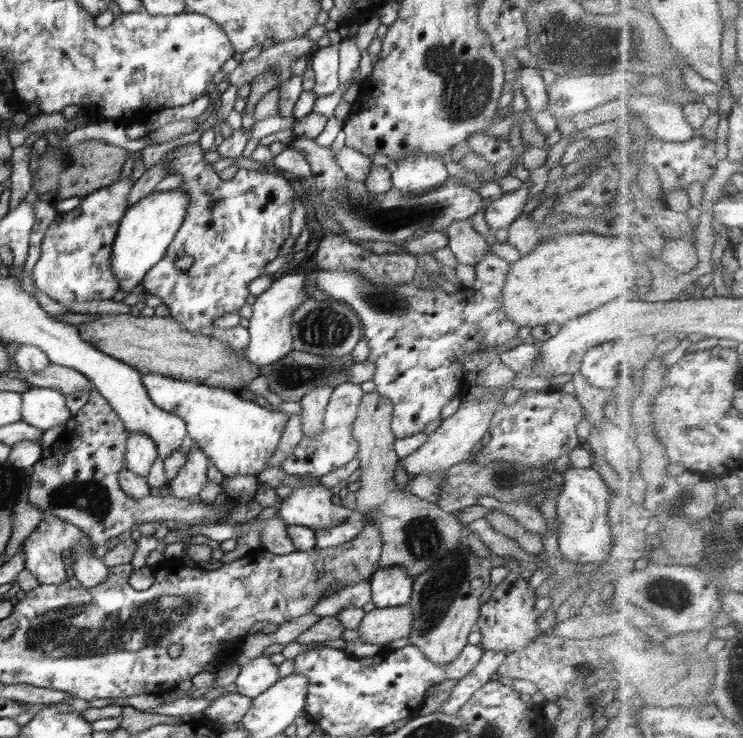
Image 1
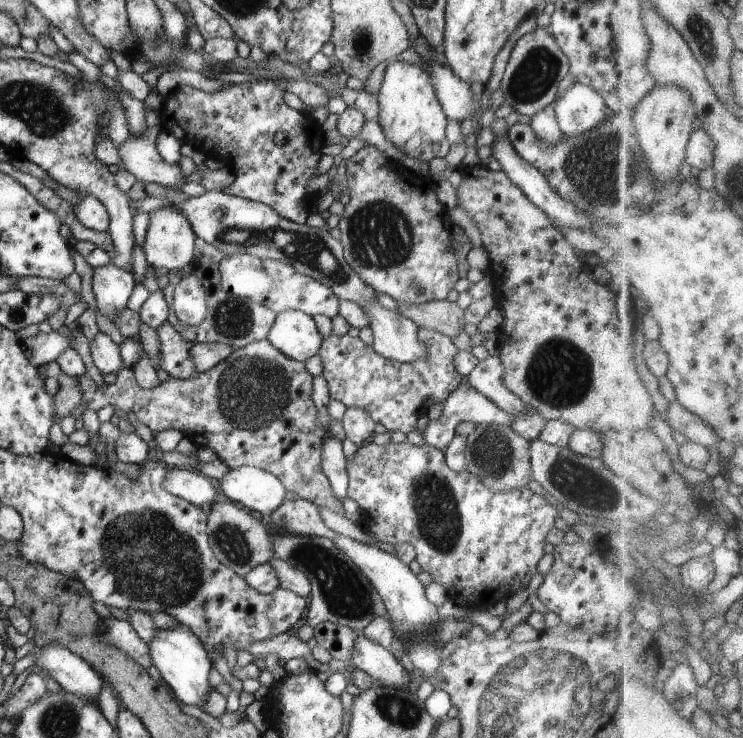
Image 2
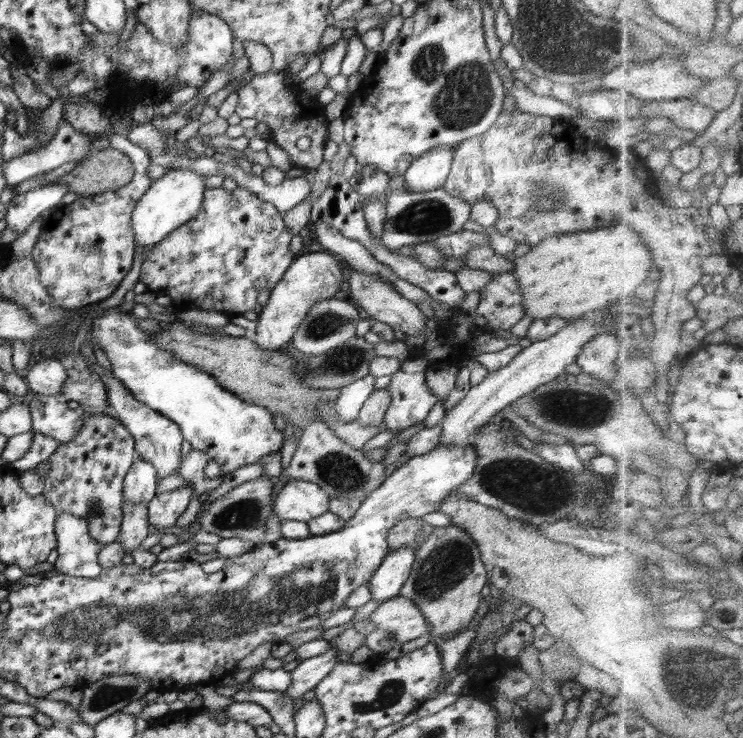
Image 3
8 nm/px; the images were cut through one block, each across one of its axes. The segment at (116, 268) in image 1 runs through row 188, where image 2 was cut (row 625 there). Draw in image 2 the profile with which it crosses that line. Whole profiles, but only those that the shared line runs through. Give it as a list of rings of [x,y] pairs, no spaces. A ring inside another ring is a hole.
[[[177,624],[171,629],[158,629],[152,642],[147,645],[152,665],[158,668],[161,681],[167,684],[173,697],[182,705],[201,707],[208,693],[214,691],[208,681],[210,669],[214,665],[200,639],[188,627]]]

